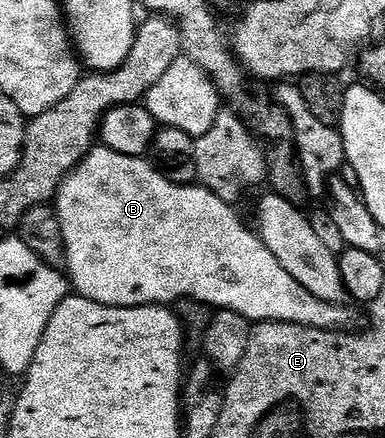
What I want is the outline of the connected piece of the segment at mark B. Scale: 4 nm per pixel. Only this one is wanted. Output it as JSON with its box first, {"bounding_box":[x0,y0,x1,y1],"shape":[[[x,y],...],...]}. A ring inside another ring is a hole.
{"bounding_box":[55,147,357,331],"shape":[[[104,147],[90,149],[86,157],[69,172],[69,176],[62,183],[61,190],[55,198],[55,208],[63,231],[65,269],[76,296],[86,297],[95,303],[118,305],[119,307],[139,307],[140,305],[164,305],[169,307],[183,300],[202,301],[202,303],[217,311],[222,309],[235,311],[239,315],[246,317],[251,323],[282,321],[283,323],[295,323],[296,325],[310,325],[316,329],[340,329],[342,331],[356,326],[353,325],[357,321],[355,310],[345,309],[344,304],[327,303],[323,299],[319,299],[319,295],[311,295],[311,291],[307,291],[307,287],[303,287],[303,283],[296,281],[283,267],[283,263],[279,263],[279,259],[275,259],[275,255],[271,255],[271,251],[267,251],[267,247],[261,241],[260,236],[250,226],[249,230],[241,222],[240,215],[233,210],[236,208],[230,202],[219,199],[219,195],[215,195],[210,189],[206,189],[197,183],[191,185],[171,183],[171,179],[164,177],[157,170],[152,160],[145,157],[123,155],[119,151],[111,151]]]}

